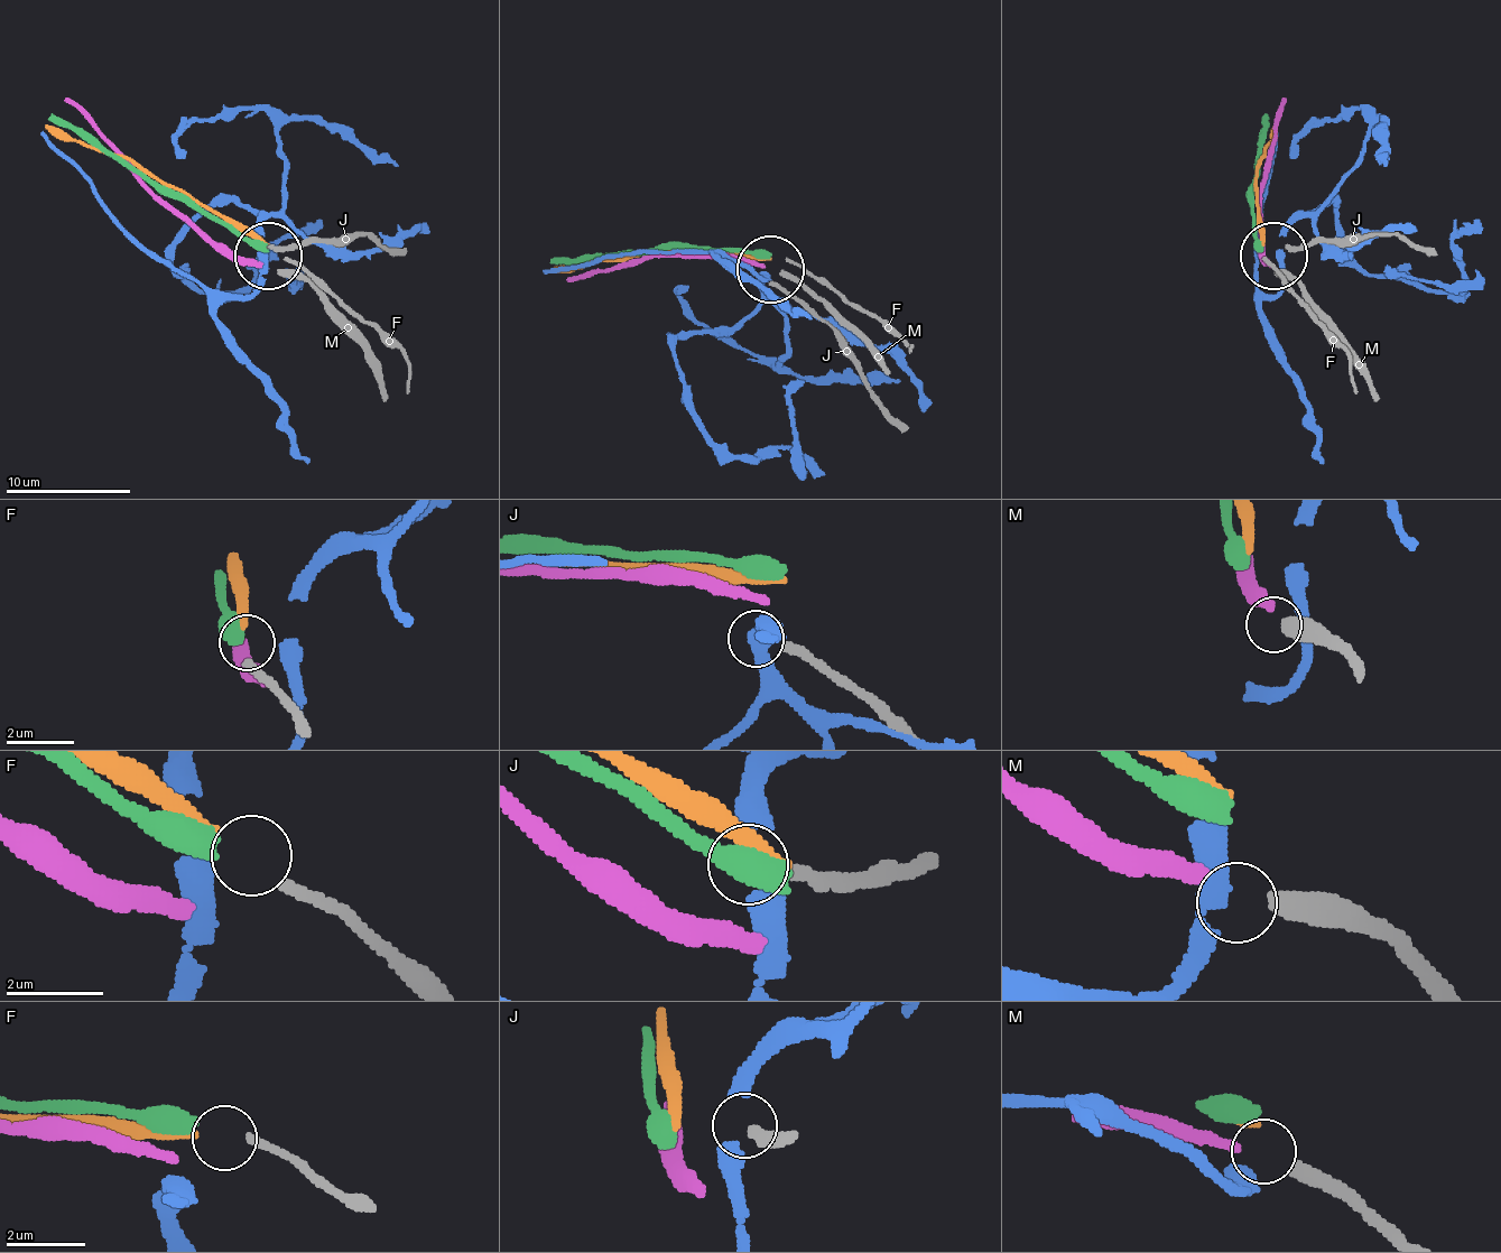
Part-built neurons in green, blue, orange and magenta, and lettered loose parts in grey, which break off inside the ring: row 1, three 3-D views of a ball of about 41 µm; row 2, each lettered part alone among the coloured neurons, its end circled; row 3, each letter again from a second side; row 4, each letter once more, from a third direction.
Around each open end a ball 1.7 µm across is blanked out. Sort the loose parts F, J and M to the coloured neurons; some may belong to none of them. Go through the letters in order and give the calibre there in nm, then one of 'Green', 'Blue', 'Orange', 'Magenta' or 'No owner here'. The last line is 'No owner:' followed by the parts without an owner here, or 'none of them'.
F: Thickness 240 nm. Green
J: Thickness 280 nm. No owner here
M: Thickness 440 nm. Magenta
No owner: J

